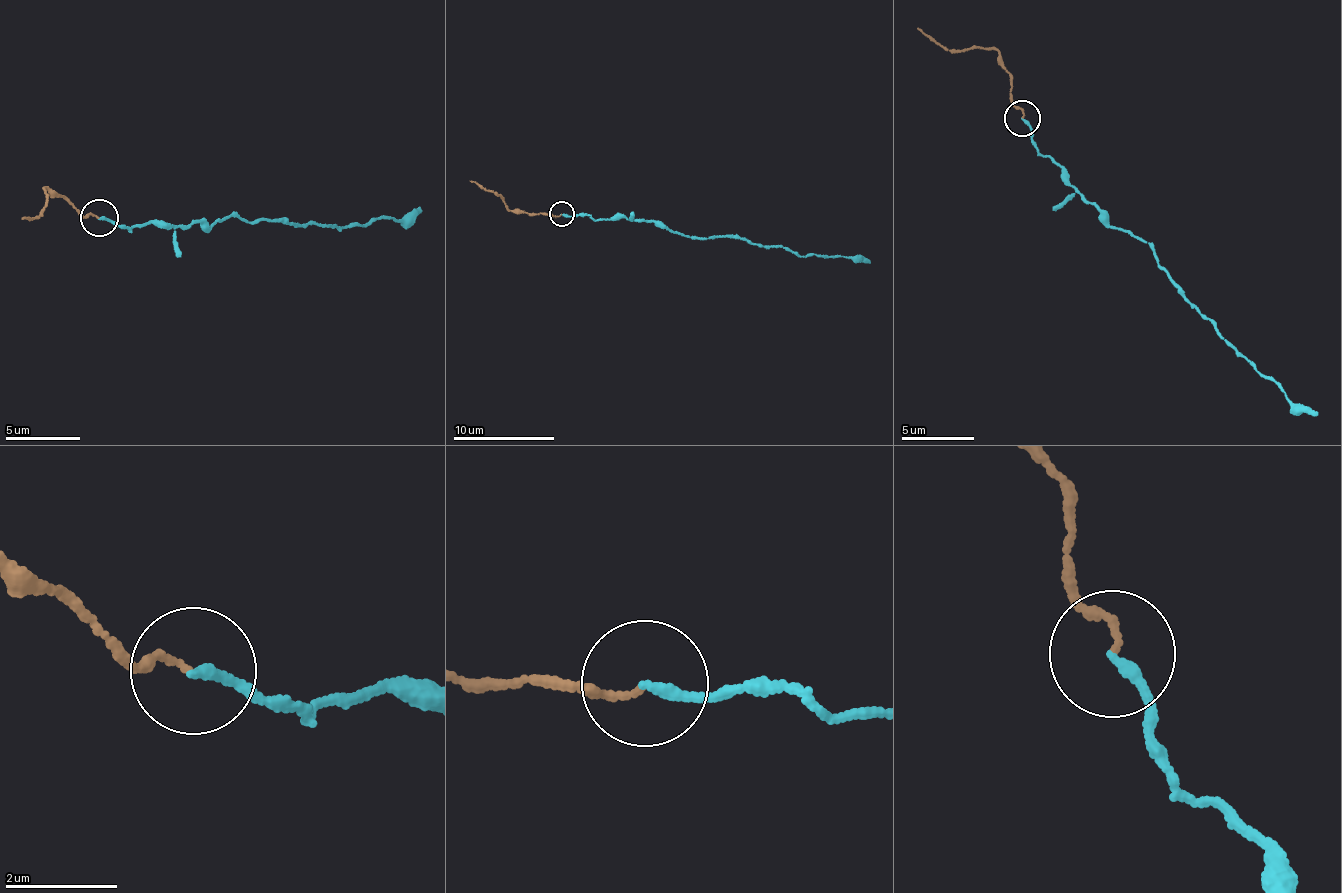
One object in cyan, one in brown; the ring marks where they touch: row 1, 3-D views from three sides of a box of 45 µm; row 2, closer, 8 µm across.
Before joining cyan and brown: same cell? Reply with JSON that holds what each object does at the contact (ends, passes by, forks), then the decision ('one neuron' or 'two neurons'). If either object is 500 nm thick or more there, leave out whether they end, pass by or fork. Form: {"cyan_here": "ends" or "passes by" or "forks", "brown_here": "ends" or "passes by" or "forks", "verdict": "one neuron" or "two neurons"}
{"cyan_here": "ends", "brown_here": "ends", "verdict": "one neuron"}

